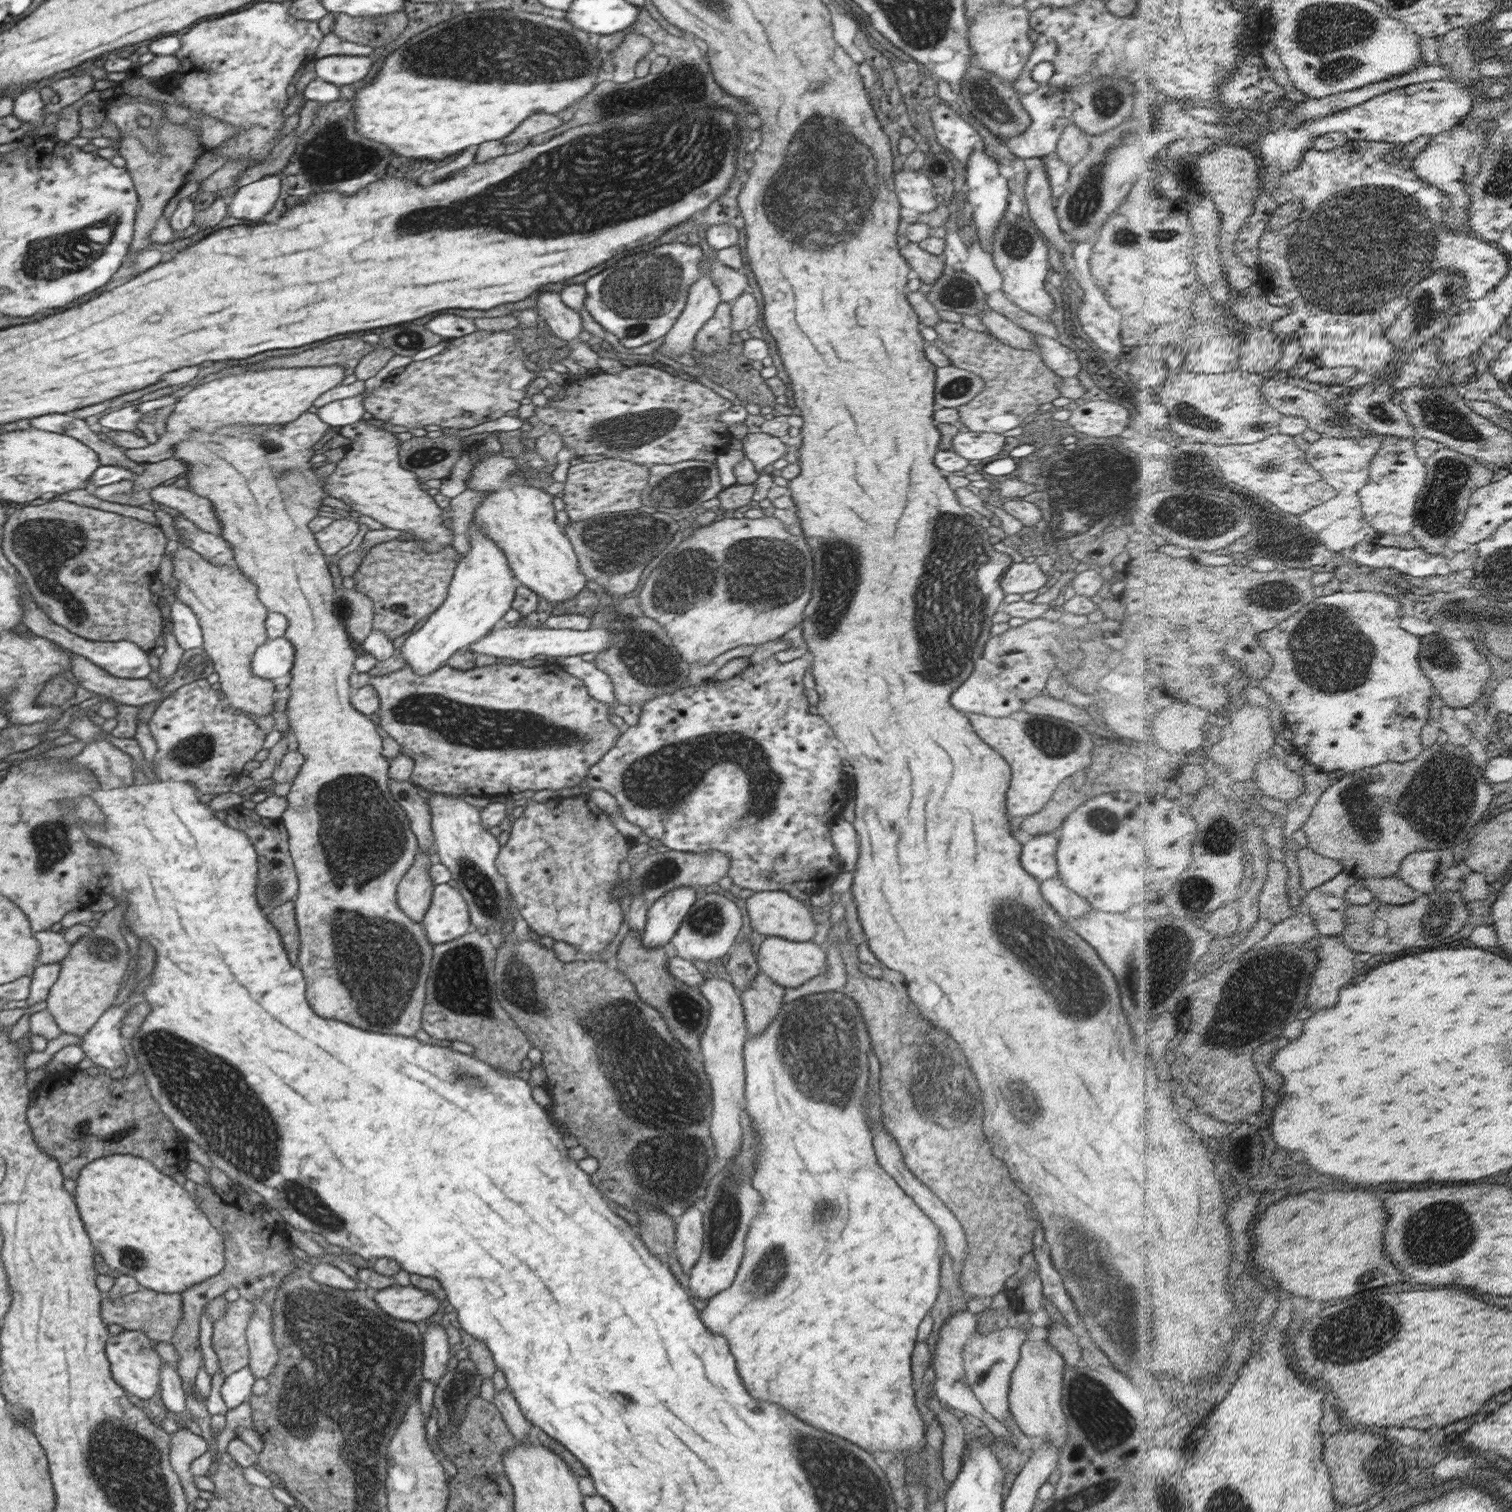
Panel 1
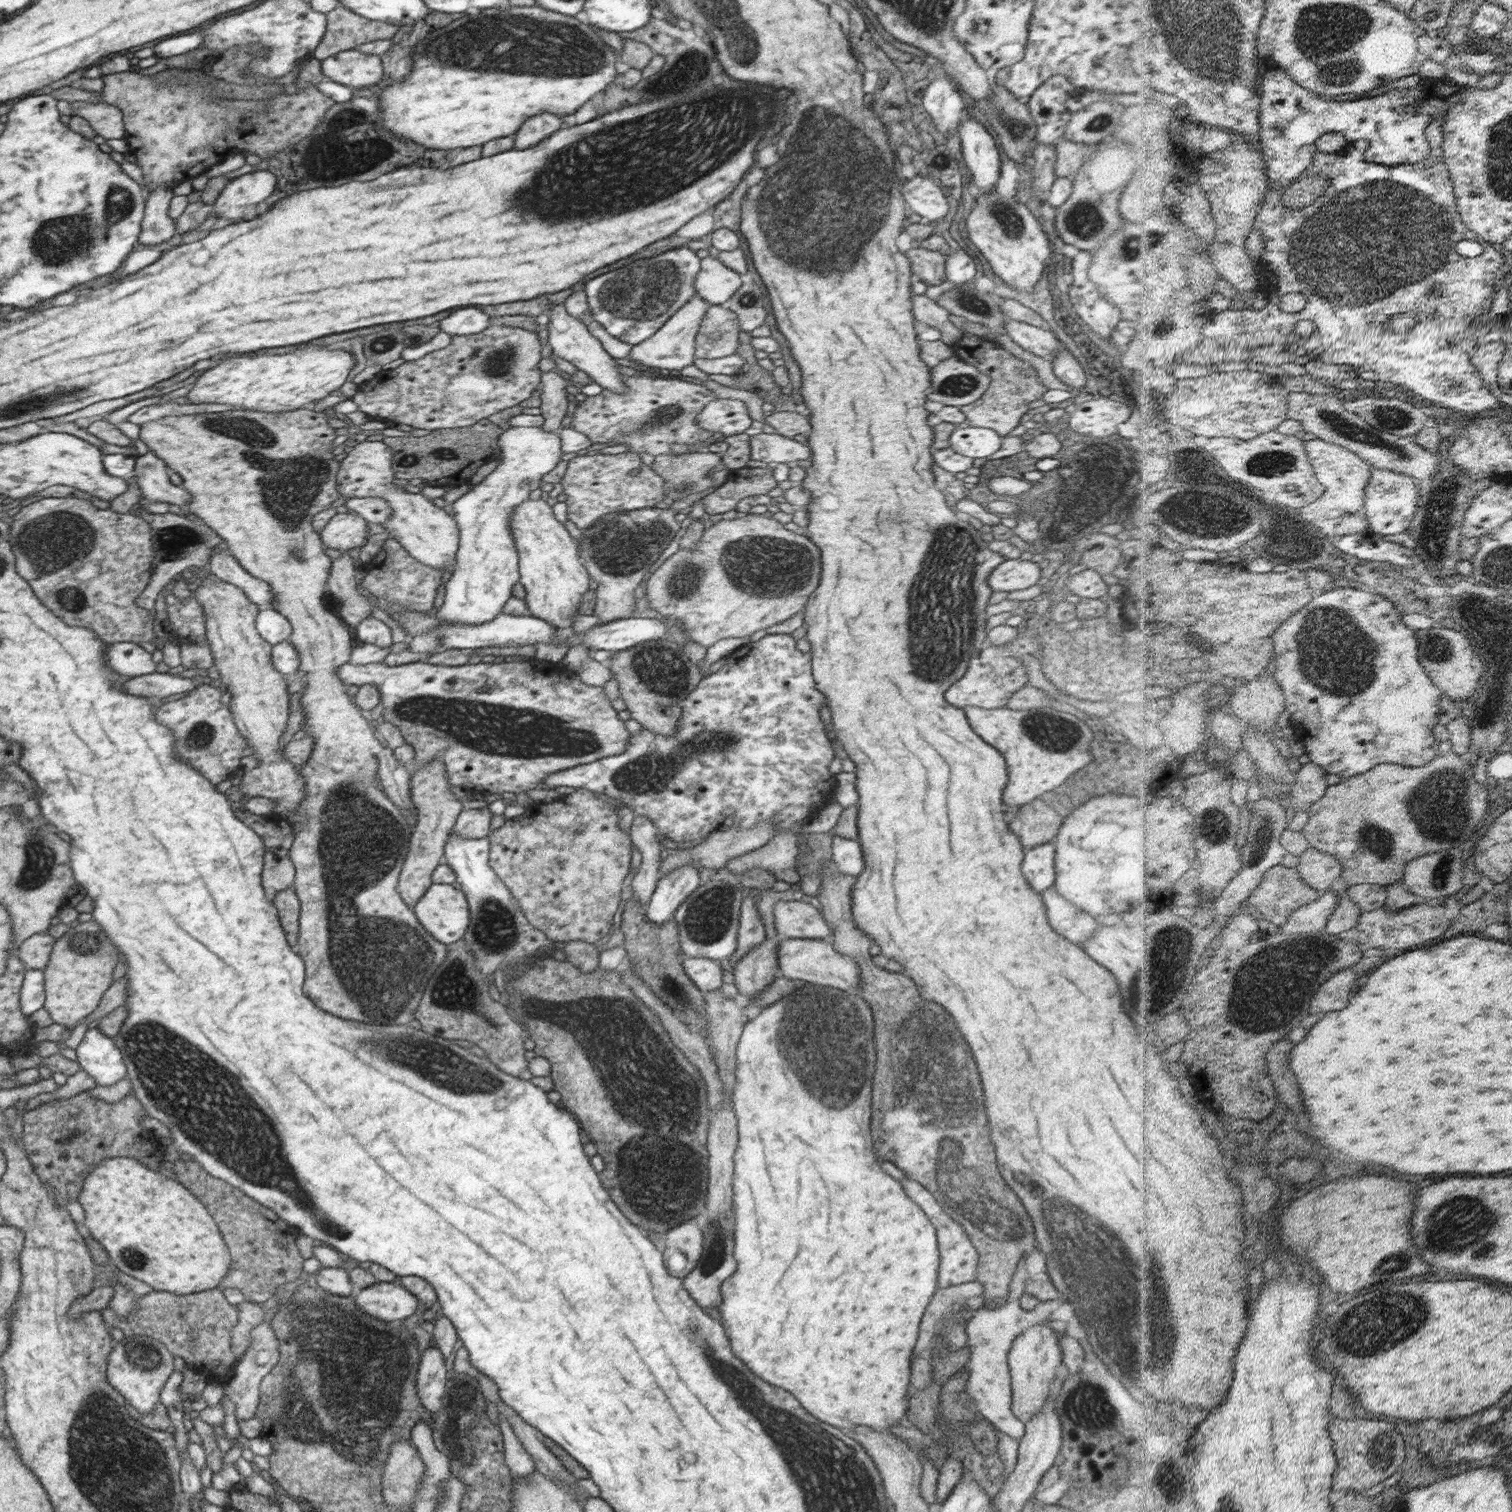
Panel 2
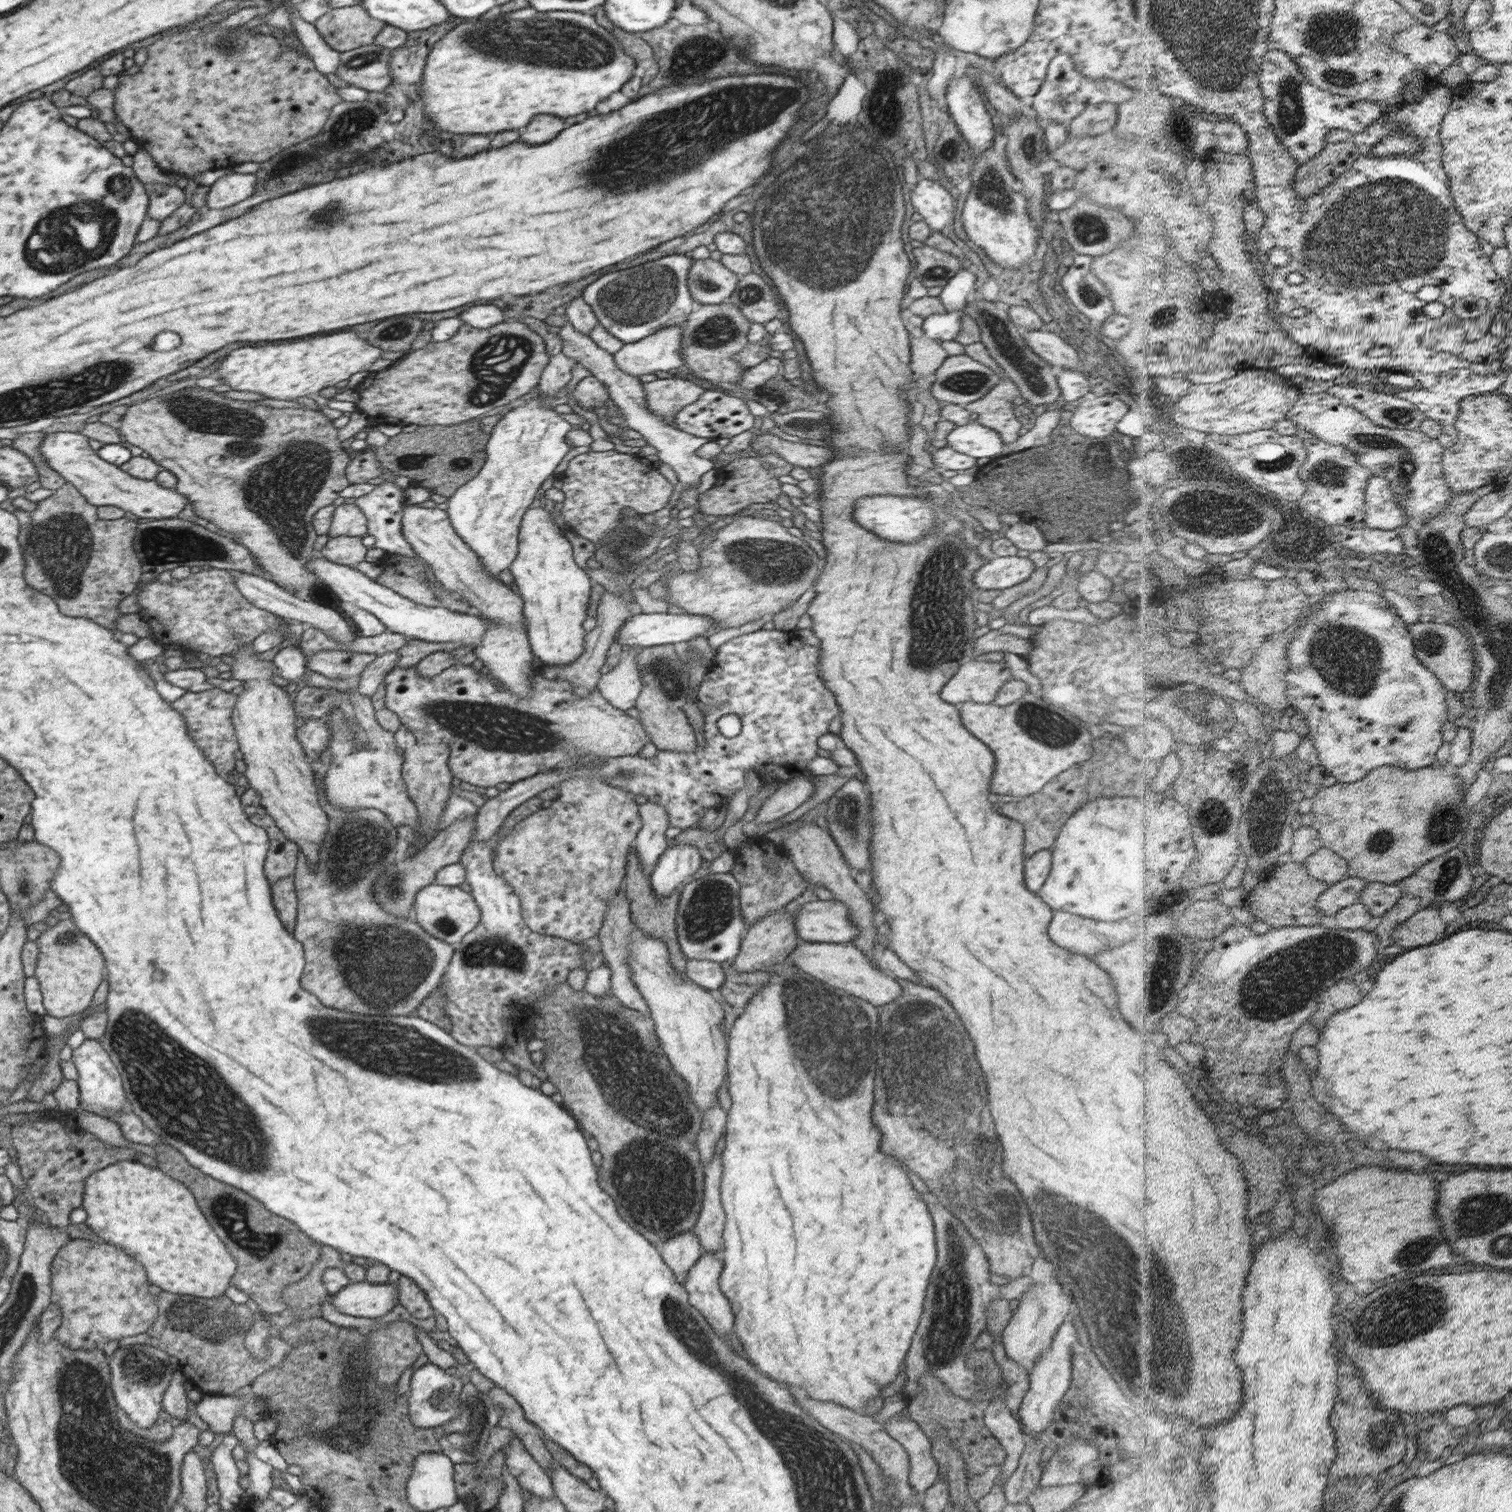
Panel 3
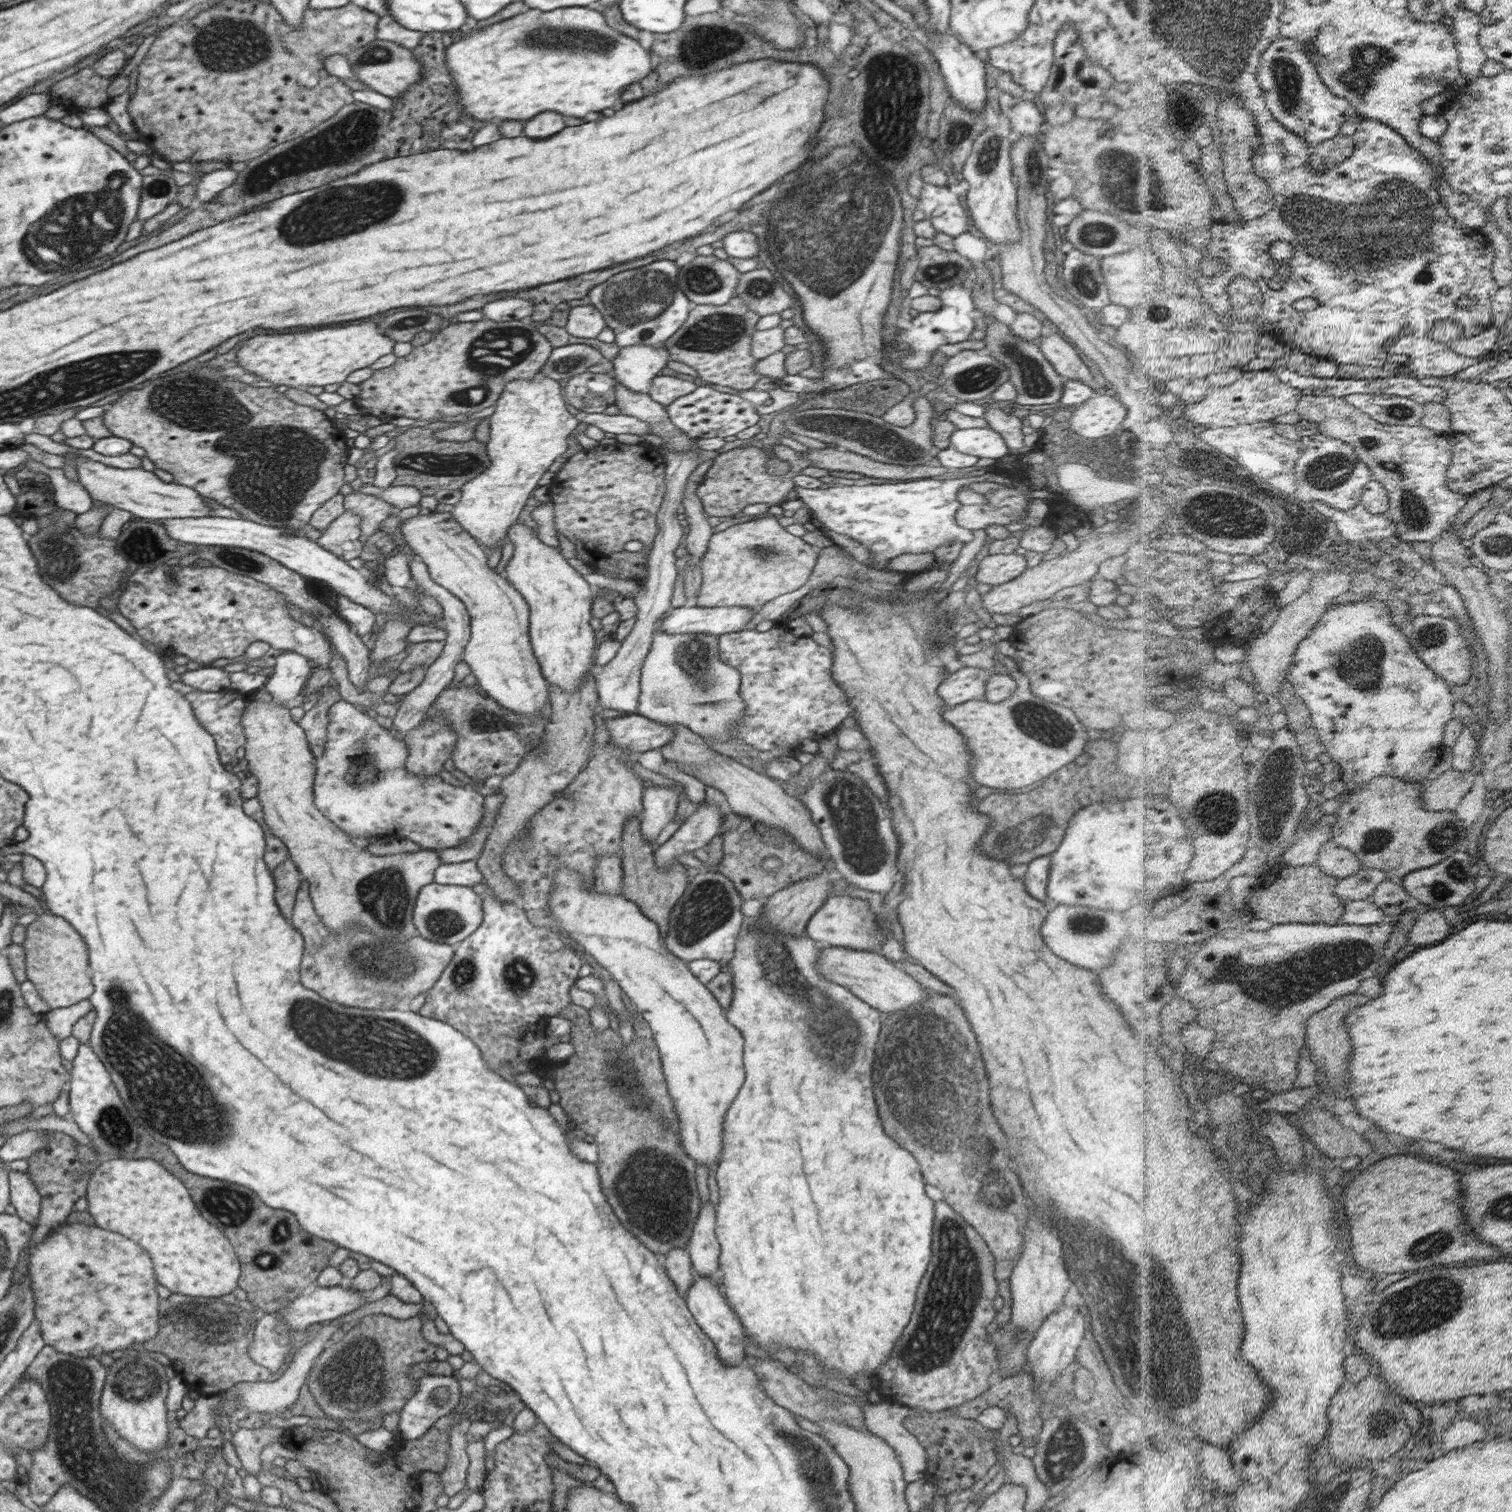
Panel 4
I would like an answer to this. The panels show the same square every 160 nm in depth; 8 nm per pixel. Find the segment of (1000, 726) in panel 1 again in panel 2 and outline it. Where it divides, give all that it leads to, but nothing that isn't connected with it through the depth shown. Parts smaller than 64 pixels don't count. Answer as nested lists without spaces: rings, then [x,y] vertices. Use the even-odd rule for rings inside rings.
[[[965,706],[963,708],[972,730],[984,739],[984,742],[991,744],[1006,758],[1007,769],[1010,770],[1010,782],[1003,790],[1003,803],[1007,809],[1017,809],[1031,803],[1038,796],[1042,796],[1048,790],[1054,790],[1065,780],[1080,773],[1080,771],[1092,762],[1090,748],[1086,746],[1074,746],[1066,752],[1052,752],[1048,748],[1042,748],[1038,742],[1028,738],[1024,734],[1024,726],[1018,718],[1016,710],[1008,707],[984,709],[976,706]]]

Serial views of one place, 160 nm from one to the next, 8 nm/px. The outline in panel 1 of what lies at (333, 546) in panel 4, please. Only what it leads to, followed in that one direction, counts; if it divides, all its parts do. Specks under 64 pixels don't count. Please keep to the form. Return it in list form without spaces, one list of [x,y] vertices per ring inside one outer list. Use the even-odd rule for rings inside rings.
[[[342,586],[342,590],[342,599],[348,602],[350,608],[350,616],[344,620],[347,633],[352,640],[362,643],[373,629],[373,602],[362,593],[354,591],[354,588],[348,590]]]

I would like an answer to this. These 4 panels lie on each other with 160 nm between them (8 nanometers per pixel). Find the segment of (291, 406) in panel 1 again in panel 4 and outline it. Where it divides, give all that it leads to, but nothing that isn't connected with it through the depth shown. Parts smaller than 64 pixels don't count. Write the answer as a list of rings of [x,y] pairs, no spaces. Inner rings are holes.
[[[374,322],[364,324],[338,324],[332,328],[312,328],[294,334],[264,334],[244,342],[238,350],[237,364],[245,372],[254,373],[271,384],[286,384],[289,388],[341,384],[350,372],[368,368],[378,358],[393,352],[394,342],[385,334],[378,334]]]

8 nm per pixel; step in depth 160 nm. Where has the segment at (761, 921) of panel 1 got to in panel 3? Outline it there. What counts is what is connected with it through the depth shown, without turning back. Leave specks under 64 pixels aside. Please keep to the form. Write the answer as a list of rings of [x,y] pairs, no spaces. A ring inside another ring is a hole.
[[[840,901],[807,902],[795,910],[795,931],[809,943],[850,943],[859,930],[849,919],[847,906]]]

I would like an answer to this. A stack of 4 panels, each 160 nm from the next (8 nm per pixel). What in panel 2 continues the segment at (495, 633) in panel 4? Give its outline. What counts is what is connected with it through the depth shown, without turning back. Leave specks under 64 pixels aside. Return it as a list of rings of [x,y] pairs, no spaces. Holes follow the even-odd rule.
[[[367,439],[353,446],[347,456],[340,461],[337,472],[337,489],[340,496],[351,498],[383,498],[392,509],[392,518],[386,522],[386,532],[395,539],[405,553],[422,564],[435,569],[456,567],[459,550],[459,529],[453,516],[434,503],[427,493],[410,493],[394,483],[392,469],[392,449],[383,441]]]

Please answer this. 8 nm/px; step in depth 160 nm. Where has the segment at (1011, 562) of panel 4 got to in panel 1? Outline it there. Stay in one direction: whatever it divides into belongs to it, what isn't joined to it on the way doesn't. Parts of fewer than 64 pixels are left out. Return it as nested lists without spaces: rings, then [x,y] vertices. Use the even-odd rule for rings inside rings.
[[[1013,563],[999,580],[1004,595],[1038,591],[1047,584],[1047,577],[1036,563]]]

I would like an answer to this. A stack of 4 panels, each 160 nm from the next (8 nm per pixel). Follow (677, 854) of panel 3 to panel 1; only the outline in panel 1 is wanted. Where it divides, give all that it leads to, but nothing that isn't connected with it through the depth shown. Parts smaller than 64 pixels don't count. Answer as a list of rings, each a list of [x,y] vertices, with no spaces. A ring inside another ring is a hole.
[[[681,886],[653,902],[641,934],[642,944],[659,946],[671,942],[696,899],[696,886]]]

